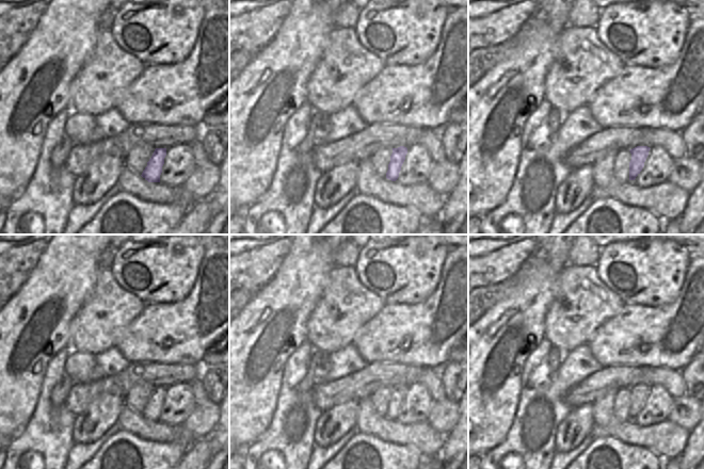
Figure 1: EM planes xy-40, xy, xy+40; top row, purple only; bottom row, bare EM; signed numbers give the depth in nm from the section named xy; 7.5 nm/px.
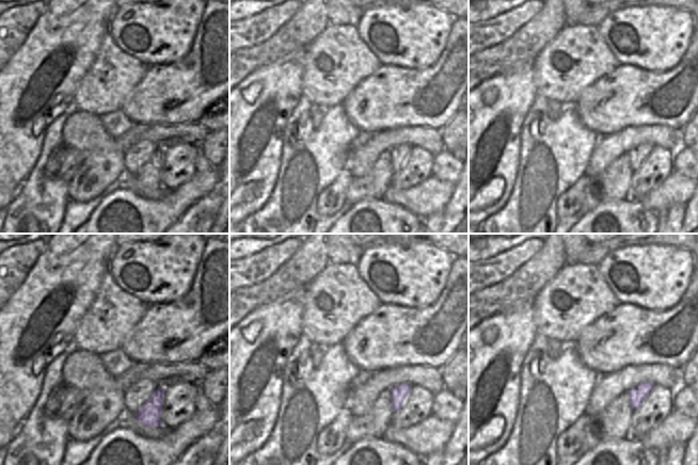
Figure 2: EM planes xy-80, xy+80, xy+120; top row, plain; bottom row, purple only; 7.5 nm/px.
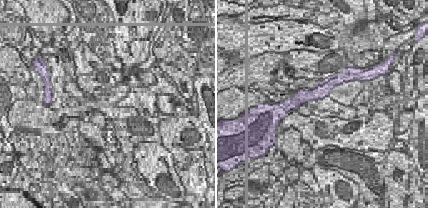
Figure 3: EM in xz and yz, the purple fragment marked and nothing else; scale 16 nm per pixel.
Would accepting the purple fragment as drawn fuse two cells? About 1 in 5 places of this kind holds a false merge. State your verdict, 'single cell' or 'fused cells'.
single cell

